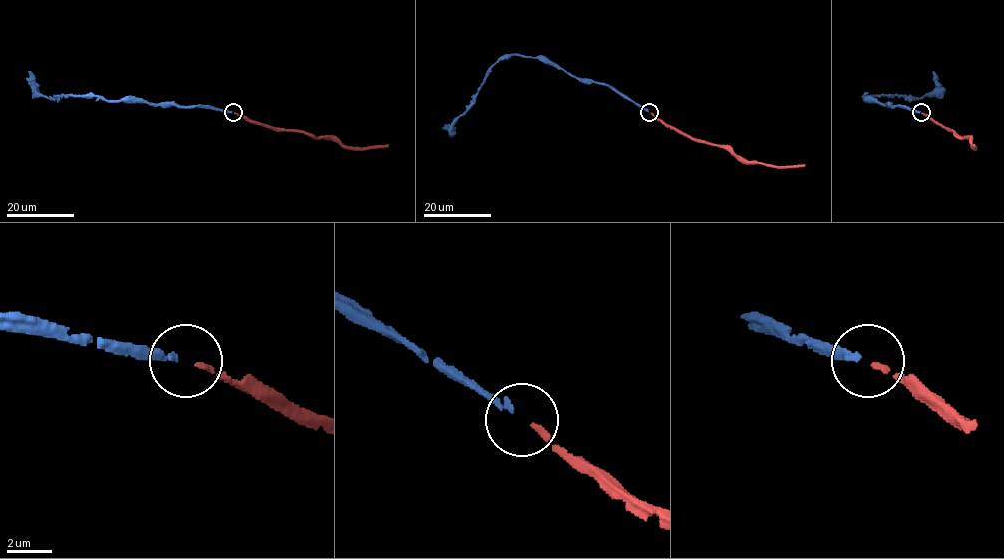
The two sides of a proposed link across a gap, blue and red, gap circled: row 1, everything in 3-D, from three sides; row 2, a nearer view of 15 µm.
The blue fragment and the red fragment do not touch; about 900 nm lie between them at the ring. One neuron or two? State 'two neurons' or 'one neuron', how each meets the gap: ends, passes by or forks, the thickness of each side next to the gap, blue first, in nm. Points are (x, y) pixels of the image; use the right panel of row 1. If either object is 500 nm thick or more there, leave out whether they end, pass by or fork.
one neuron; blue ends; red ends; calibres 280 and 260 nm

